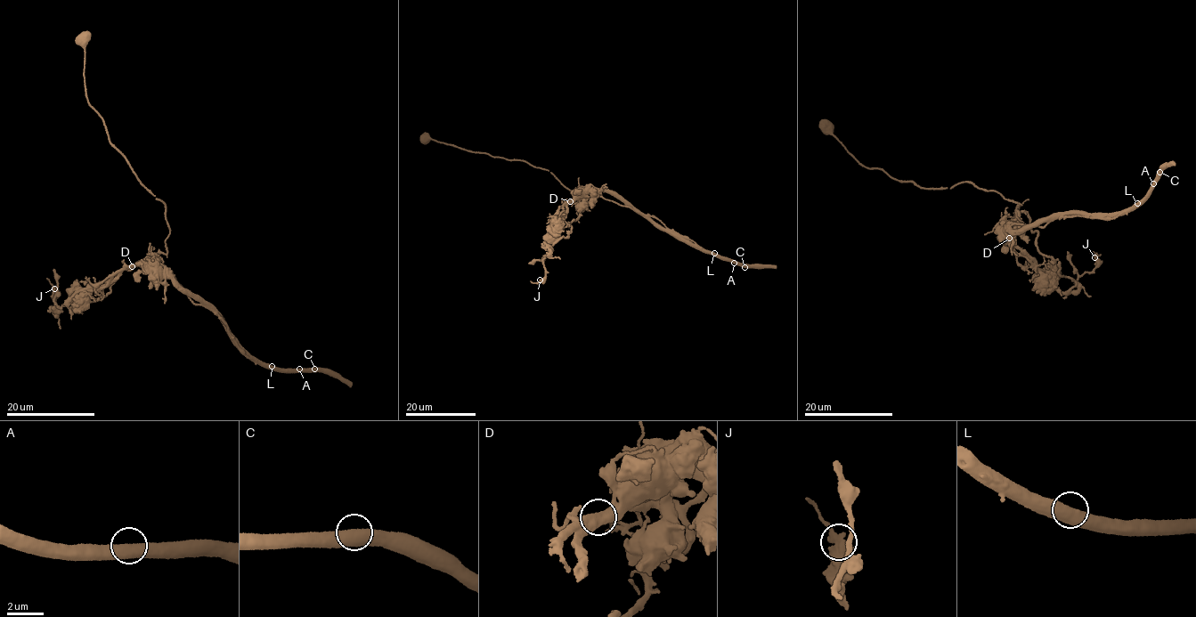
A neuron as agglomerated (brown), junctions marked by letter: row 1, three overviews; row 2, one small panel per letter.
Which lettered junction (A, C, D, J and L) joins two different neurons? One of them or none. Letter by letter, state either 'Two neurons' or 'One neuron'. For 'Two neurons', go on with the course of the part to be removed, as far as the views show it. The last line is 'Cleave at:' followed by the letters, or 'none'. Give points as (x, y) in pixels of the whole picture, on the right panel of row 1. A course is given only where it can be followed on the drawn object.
A: One neuron
C: One neuron
D: Two neurons. Course of the part to remove: (1010, 238), (1009, 221), (1016, 217), (1019, 203), (966, 182), (934, 190), (902, 182), (859, 163), (825, 129)
J: One neuron
L: One neuron
Cleave at: D

